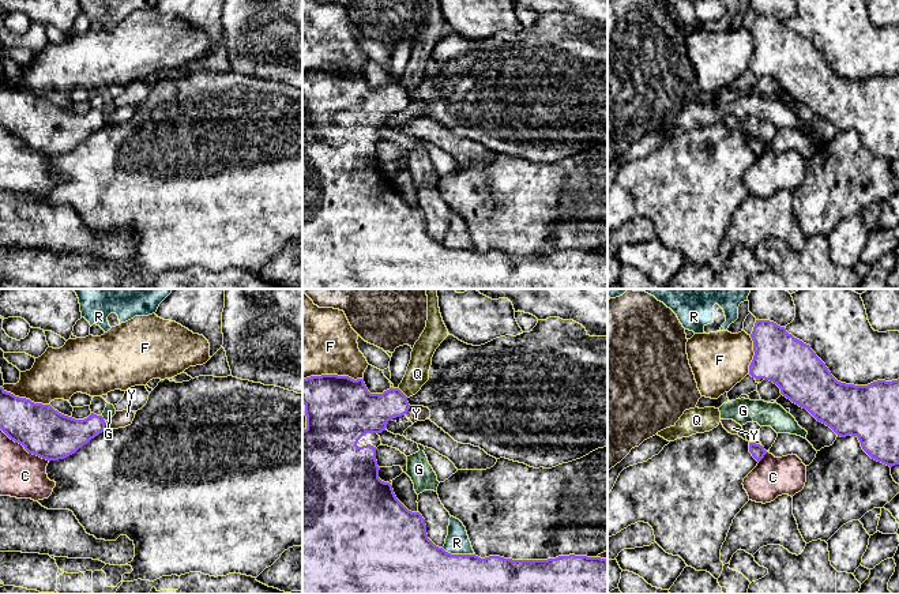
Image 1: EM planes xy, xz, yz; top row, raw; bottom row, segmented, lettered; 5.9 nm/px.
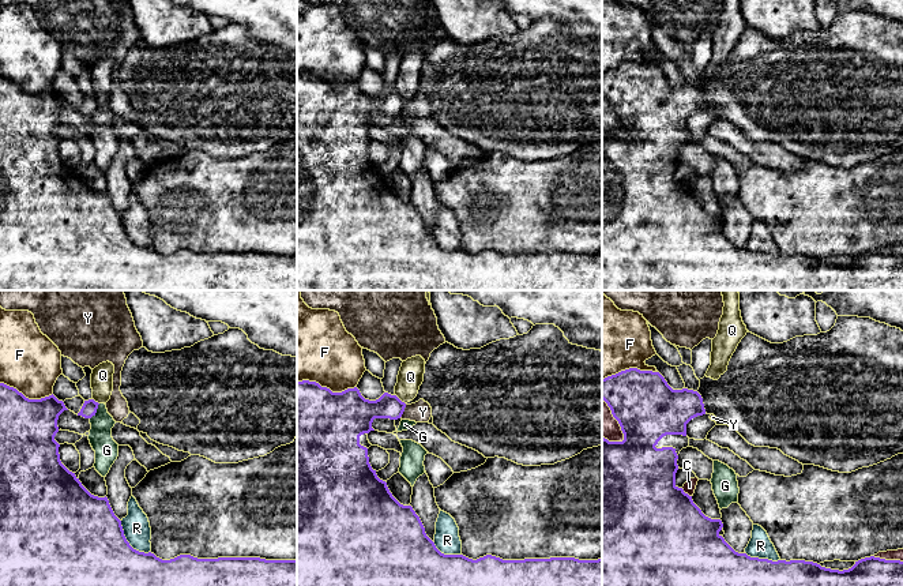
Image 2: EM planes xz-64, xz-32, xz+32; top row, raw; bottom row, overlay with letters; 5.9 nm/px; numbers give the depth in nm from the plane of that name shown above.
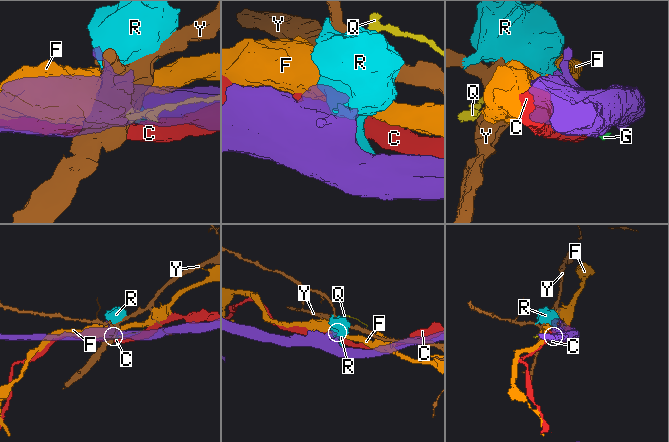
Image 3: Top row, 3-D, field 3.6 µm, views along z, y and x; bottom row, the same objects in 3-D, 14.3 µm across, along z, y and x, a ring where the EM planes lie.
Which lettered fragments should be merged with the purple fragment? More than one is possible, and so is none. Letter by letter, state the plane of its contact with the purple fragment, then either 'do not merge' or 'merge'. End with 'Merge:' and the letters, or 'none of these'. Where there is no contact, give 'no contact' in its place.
C: xy | do not merge
F: xz | do not merge
G: xy | do not merge
Q: xz | do not merge
R: xz | do not merge
Y: xz | do not merge
Merge: none of these

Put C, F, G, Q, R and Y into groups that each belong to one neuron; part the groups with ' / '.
C / F / G Q / R / Y

